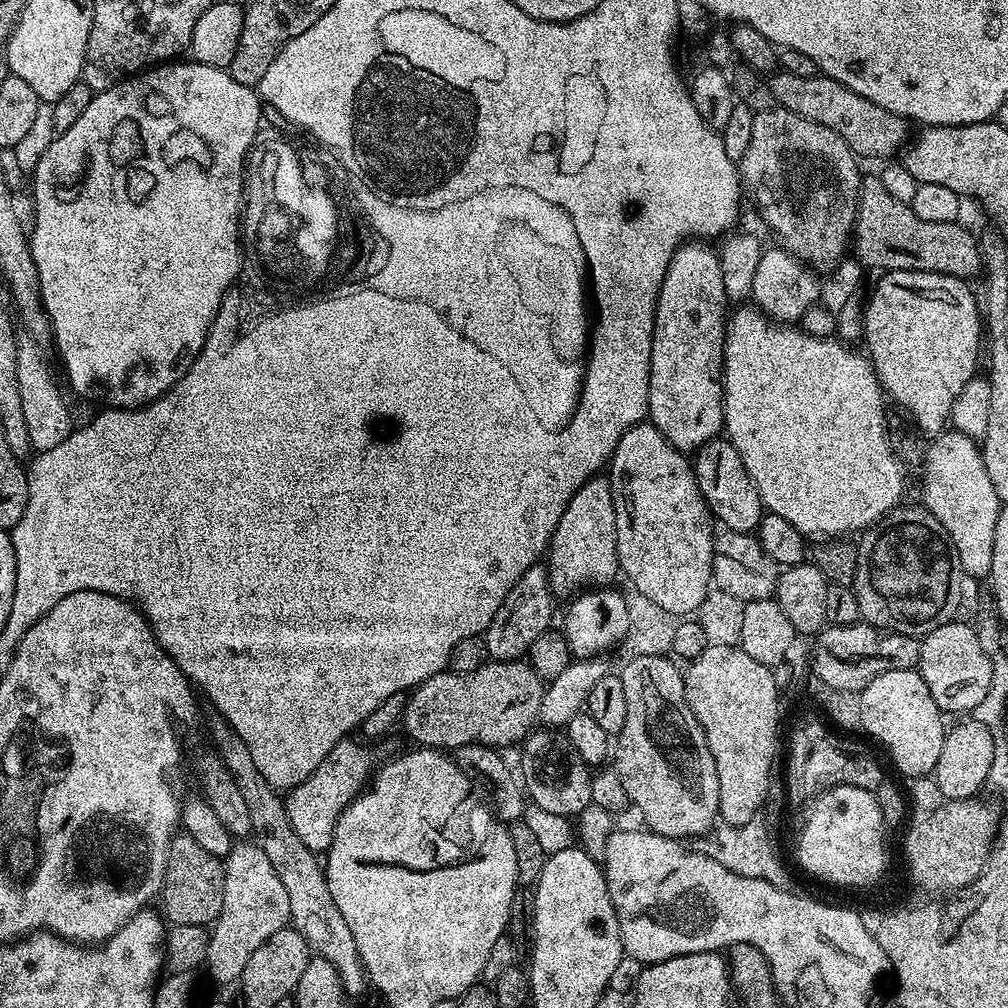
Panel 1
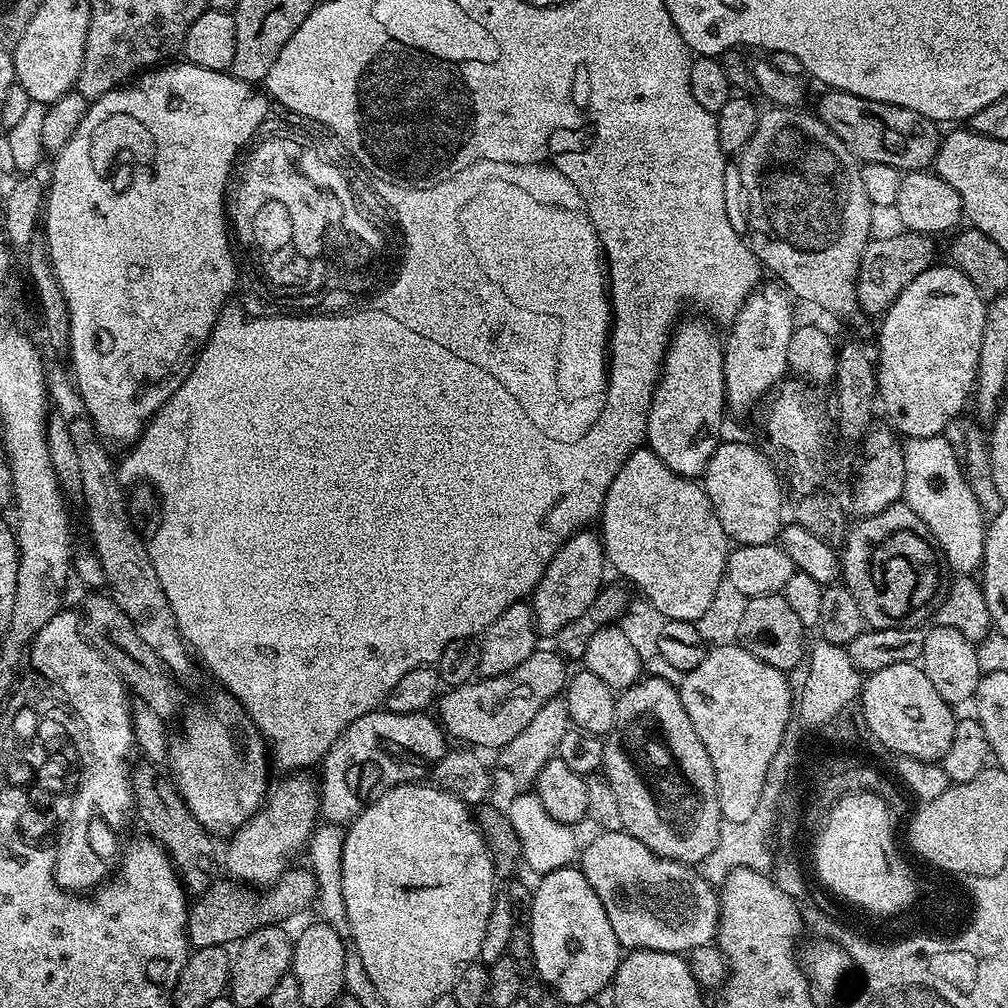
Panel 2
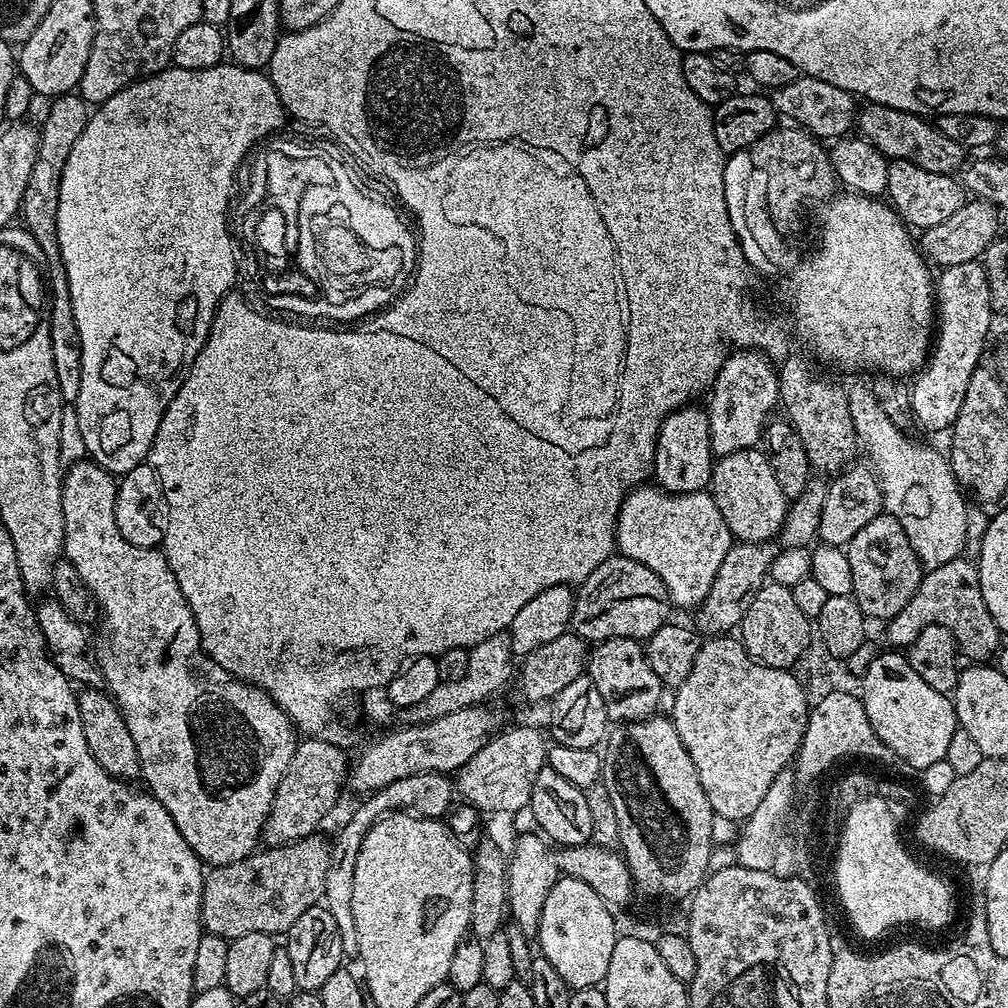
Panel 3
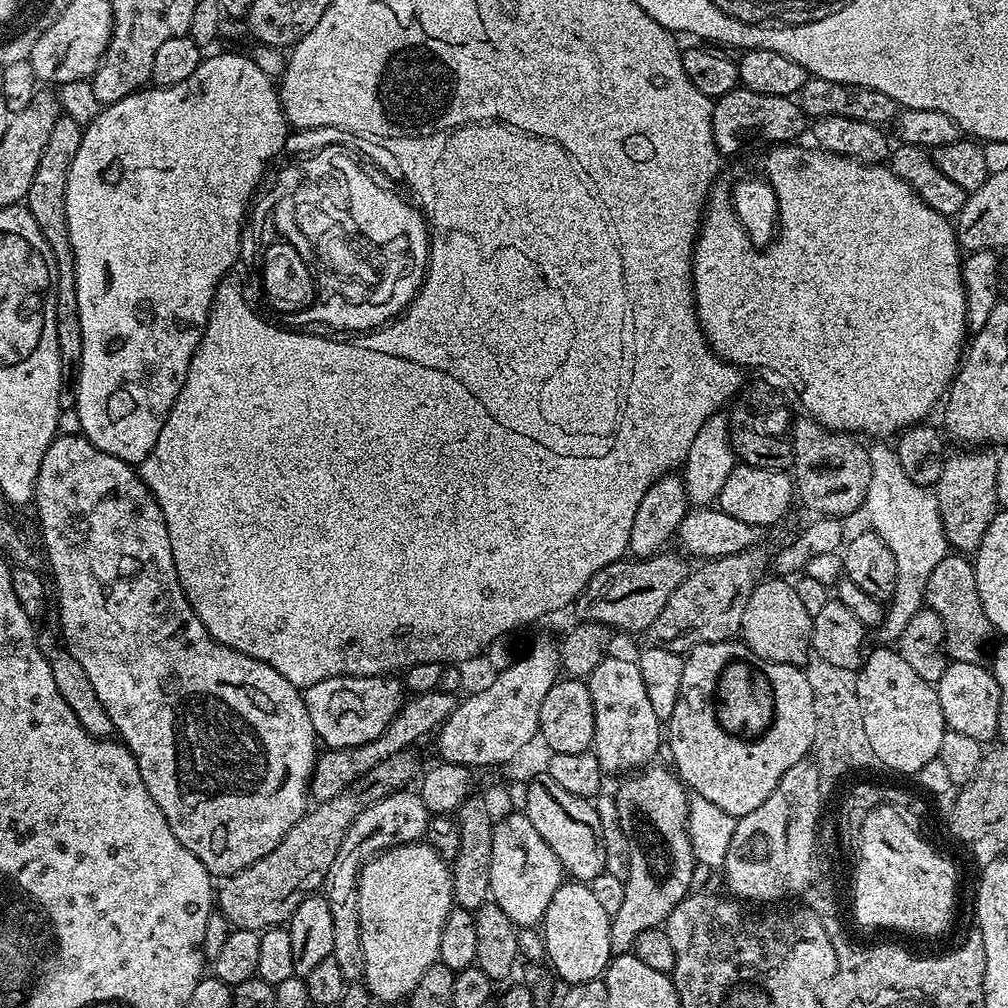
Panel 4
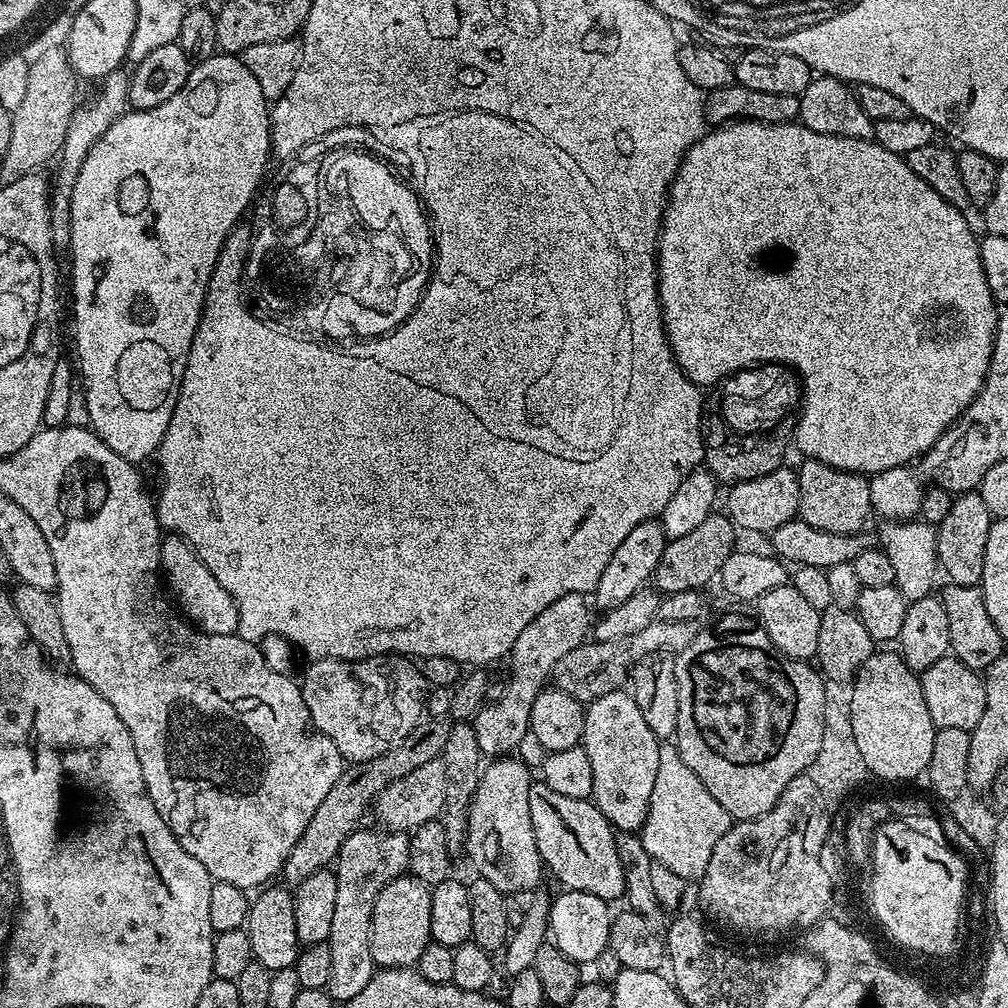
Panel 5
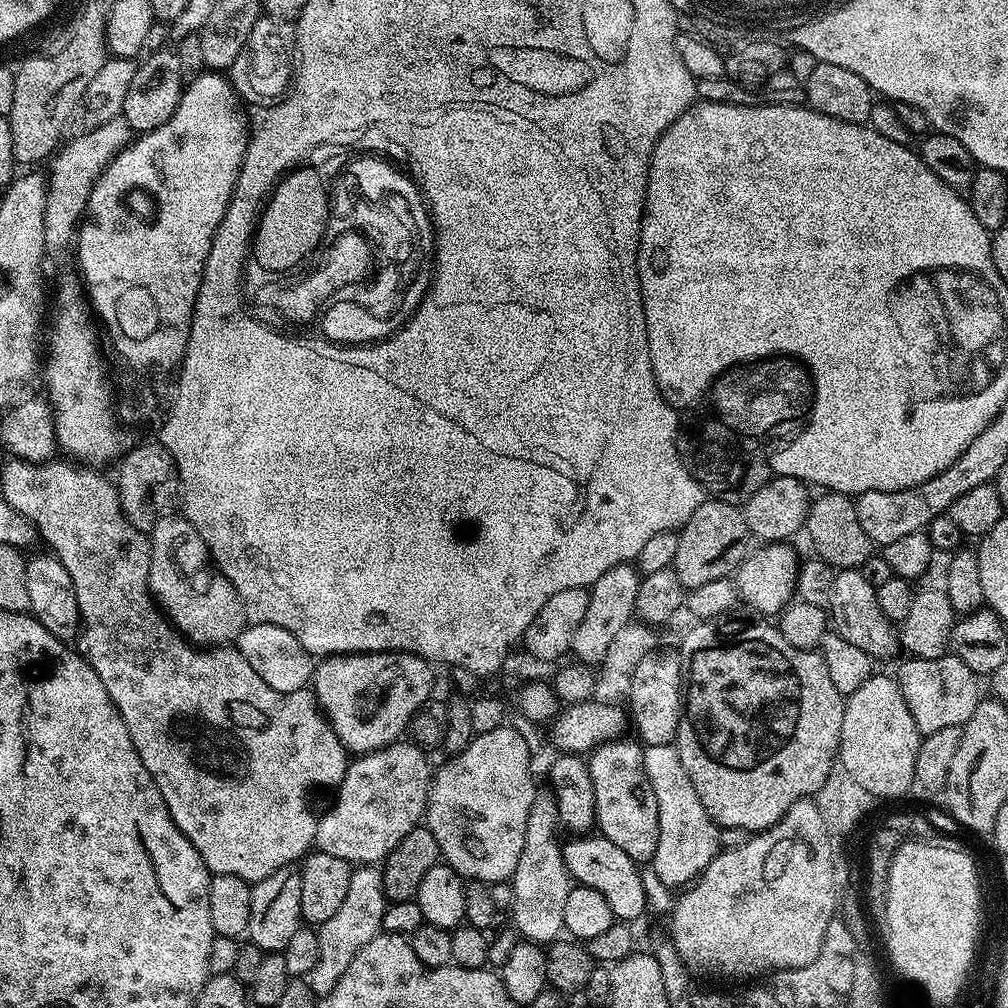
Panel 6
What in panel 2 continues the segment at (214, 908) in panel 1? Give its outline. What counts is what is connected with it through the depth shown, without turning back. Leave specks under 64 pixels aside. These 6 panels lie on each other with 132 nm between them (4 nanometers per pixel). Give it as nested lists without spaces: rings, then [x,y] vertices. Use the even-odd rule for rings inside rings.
[[[140,762],[131,769],[132,802],[135,811],[140,811],[140,820],[144,823],[143,831],[151,836],[165,852],[168,861],[176,870],[180,883],[189,893],[199,894],[214,882],[212,876],[213,837],[190,814],[184,800],[176,793],[175,787],[167,779],[156,776],[157,769],[152,764]]]

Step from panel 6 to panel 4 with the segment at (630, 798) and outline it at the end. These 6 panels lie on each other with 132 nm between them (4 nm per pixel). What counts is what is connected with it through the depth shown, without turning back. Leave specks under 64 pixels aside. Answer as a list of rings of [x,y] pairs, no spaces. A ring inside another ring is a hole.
[[[609,654],[586,678],[590,698],[594,702],[594,738],[591,751],[596,753],[600,769],[606,774],[620,772],[631,774],[645,766],[651,765],[656,751],[662,748],[662,722],[654,709],[650,707],[650,698],[646,686],[642,686],[642,670],[635,659],[627,660],[624,656]]]

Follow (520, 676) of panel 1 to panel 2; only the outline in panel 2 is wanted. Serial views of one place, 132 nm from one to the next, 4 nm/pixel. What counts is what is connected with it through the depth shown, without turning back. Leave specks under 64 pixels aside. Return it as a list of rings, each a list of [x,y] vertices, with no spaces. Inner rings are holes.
[[[537,650],[512,672],[476,678],[461,684],[459,688],[448,688],[438,700],[438,723],[453,741],[460,740],[456,742],[475,746],[480,750],[502,750],[507,744],[514,742],[514,738],[518,738],[522,730],[526,730],[530,718],[534,718],[534,714],[538,714],[538,710],[546,706],[546,702],[557,699],[565,691],[570,672],[569,669],[564,669],[564,664],[566,665],[565,657],[559,652]]]

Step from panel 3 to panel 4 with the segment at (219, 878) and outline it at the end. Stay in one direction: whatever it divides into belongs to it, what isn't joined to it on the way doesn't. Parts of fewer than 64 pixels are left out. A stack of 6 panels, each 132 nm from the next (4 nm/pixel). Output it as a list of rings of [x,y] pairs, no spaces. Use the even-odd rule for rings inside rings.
[[[407,750],[398,754],[390,754],[390,758],[378,762],[378,766],[371,768],[351,788],[344,789],[334,798],[321,800],[315,806],[309,807],[302,819],[294,822],[294,826],[290,826],[286,838],[282,838],[282,842],[278,842],[278,846],[274,846],[274,850],[270,850],[270,854],[266,854],[266,858],[258,858],[258,862],[246,866],[246,870],[227,877],[221,883],[224,885],[221,888],[219,885],[218,888],[218,911],[227,918],[229,925],[233,929],[245,928],[261,933],[266,928],[275,928],[291,920],[294,910],[298,910],[298,906],[307,896],[319,893],[323,889],[326,874],[330,870],[335,856],[338,855],[338,846],[342,846],[342,838],[346,838],[346,830],[350,830],[354,818],[358,818],[358,814],[362,814],[362,810],[366,810],[366,806],[378,802],[383,796],[407,789],[411,785],[408,783],[412,779],[414,779],[413,781],[417,779],[421,768],[420,760],[414,753],[415,751]]]

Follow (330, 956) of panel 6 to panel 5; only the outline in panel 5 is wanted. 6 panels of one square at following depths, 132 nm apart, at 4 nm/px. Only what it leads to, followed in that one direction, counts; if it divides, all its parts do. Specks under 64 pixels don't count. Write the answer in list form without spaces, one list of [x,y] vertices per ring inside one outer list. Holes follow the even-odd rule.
[[[361,827],[351,832],[346,842],[342,842],[334,861],[338,899],[334,905],[334,923],[330,925],[326,941],[331,955],[330,982],[326,991],[337,1002],[355,998],[377,971],[378,965],[370,954],[370,918],[374,914],[374,902],[388,883],[408,872],[409,833],[375,827]]]

